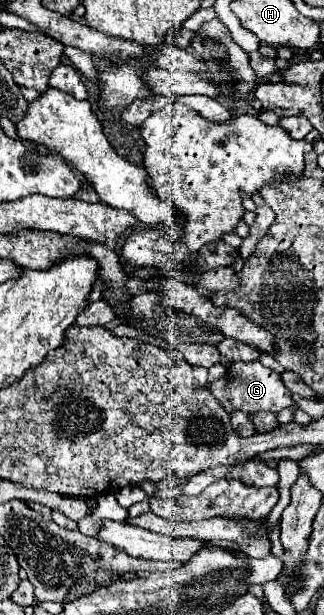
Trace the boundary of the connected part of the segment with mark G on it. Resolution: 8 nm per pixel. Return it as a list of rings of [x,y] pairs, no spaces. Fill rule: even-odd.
[[[252,361],[252,363],[232,363],[226,371],[224,377],[220,377],[218,381],[214,381],[214,385],[208,387],[210,393],[222,403],[222,407],[232,413],[236,409],[248,411],[248,413],[258,413],[258,411],[282,411],[284,407],[294,405],[292,401],[292,393],[284,387],[280,373],[264,367],[260,361]]]

